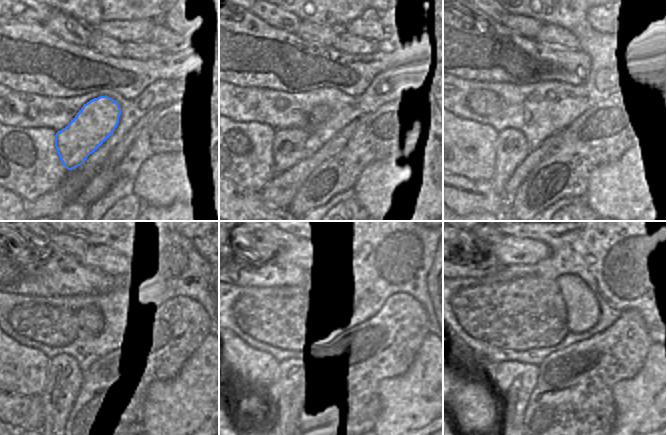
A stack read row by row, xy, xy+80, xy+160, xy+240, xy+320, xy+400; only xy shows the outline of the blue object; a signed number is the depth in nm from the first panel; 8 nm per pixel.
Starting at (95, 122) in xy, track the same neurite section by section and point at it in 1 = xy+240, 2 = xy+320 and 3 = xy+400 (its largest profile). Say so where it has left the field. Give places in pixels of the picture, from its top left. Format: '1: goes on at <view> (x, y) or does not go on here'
1: goes on at xy+240 (64, 377)
2: goes on at xy+320 (285, 394)
3: goes on at xy+400 (515, 381)

